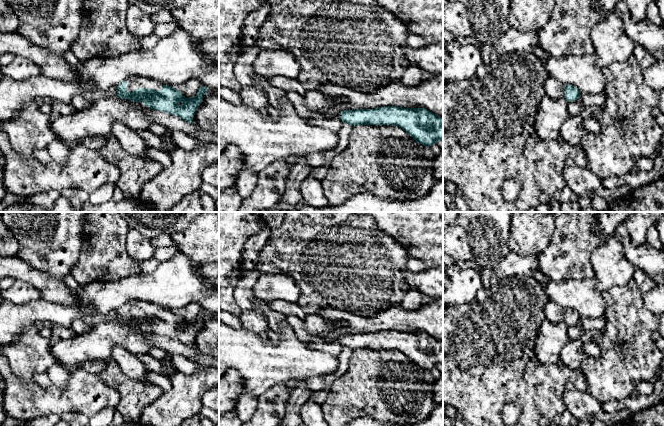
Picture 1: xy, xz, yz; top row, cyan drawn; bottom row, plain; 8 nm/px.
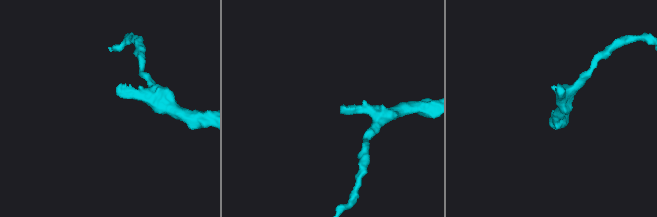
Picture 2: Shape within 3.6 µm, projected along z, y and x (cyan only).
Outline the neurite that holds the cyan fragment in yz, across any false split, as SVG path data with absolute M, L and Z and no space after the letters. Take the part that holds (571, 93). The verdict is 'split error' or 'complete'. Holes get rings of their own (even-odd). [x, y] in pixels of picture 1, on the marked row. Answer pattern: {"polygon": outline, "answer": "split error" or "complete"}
{"polygon": "M548 76L544 82L544 91L548 97L554 100L564 97L568 103L577 100L581 95L576 87L572 85L565 85L563 87L562 84L552 76Z", "answer": "split error"}

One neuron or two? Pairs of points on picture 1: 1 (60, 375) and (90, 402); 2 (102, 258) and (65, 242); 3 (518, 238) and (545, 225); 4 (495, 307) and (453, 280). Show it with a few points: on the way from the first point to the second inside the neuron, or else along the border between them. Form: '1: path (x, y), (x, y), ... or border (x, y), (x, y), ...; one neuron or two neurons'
1: border (70, 372), (63, 386), (52, 384); two neurons
2: border (83, 226), (81, 252), (71, 271); two neurons
3: path (525, 236), (538, 225); one neuron
4: border (482, 286), (472, 301), (455, 305); two neurons

